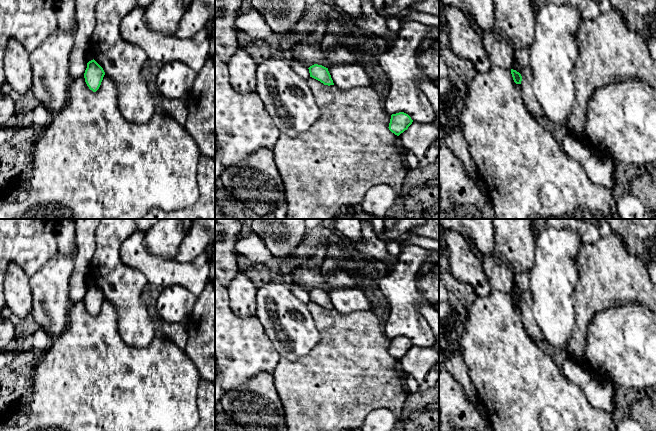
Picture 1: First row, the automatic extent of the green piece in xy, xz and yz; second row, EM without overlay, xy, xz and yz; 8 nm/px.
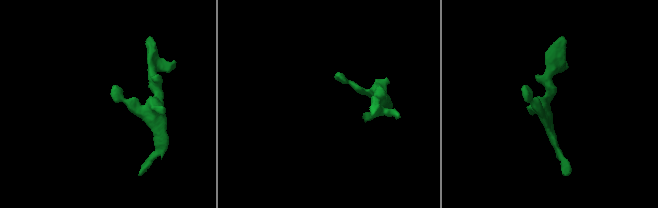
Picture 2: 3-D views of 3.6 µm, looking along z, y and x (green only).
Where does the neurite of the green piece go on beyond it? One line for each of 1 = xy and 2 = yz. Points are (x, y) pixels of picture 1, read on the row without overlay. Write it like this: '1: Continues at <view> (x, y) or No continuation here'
1: No continuation here
2: No continuation here

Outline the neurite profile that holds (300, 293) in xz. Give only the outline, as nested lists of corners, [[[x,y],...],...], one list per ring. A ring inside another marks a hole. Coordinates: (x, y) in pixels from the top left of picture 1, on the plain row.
[[[293,283],[290,284],[290,290],[303,303],[308,304],[310,302],[309,293],[301,288],[299,285]]]

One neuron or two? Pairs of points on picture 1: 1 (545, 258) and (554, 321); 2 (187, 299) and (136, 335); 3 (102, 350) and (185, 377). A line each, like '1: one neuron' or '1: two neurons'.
1: one neuron
2: two neurons
3: one neuron

